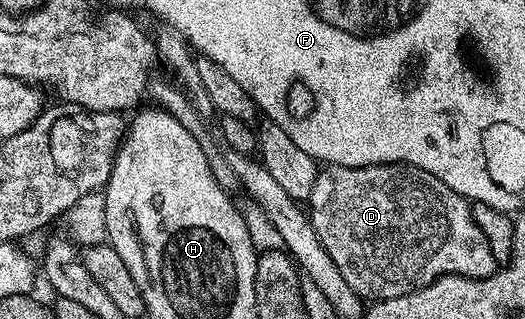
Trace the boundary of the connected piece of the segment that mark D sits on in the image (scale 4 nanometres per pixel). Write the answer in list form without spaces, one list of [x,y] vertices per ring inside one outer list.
[[[332,165],[319,172],[316,183],[312,187],[312,195],[308,202],[308,214],[320,243],[323,244],[328,255],[340,269],[345,281],[354,288],[360,298],[374,301],[387,301],[405,293],[416,291],[420,287],[430,285],[438,277],[447,277],[455,273],[460,277],[491,277],[496,272],[496,258],[490,245],[486,241],[480,227],[474,222],[471,202],[460,196],[452,187],[448,187],[436,175],[424,171],[420,167],[411,165]]]

